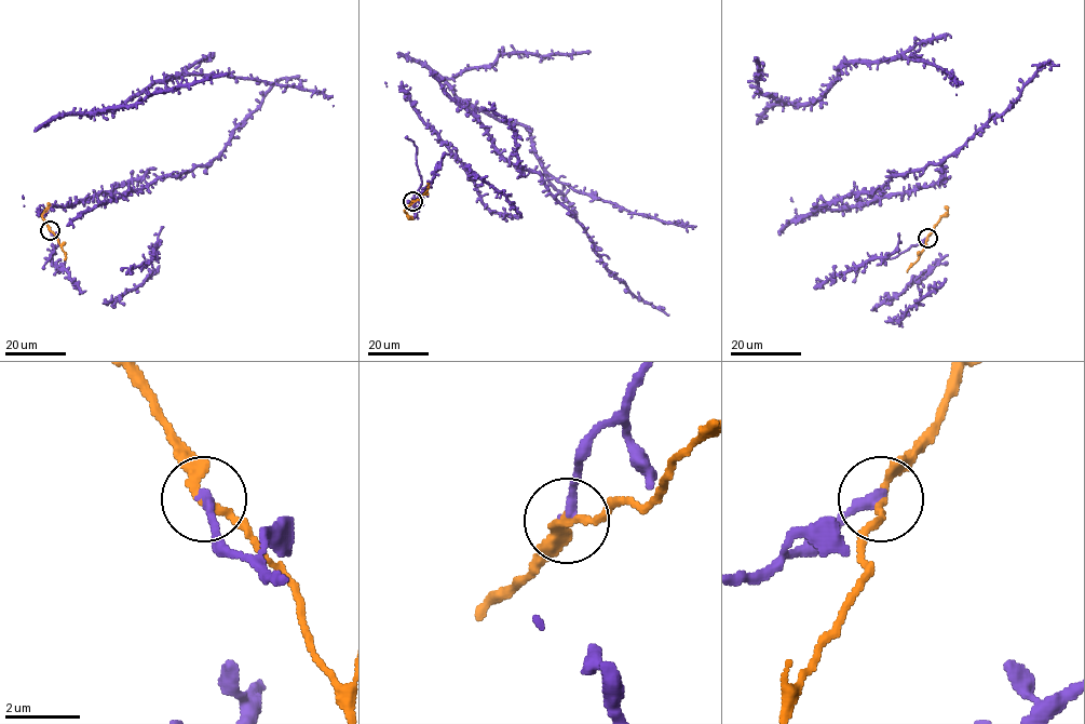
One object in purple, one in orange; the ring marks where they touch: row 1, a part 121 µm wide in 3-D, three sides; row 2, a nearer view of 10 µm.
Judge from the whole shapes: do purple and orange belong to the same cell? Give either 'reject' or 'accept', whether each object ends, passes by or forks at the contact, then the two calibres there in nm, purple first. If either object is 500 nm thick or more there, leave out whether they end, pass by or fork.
reject; purple ends; orange passes by; calibres 300 and 220 nm

